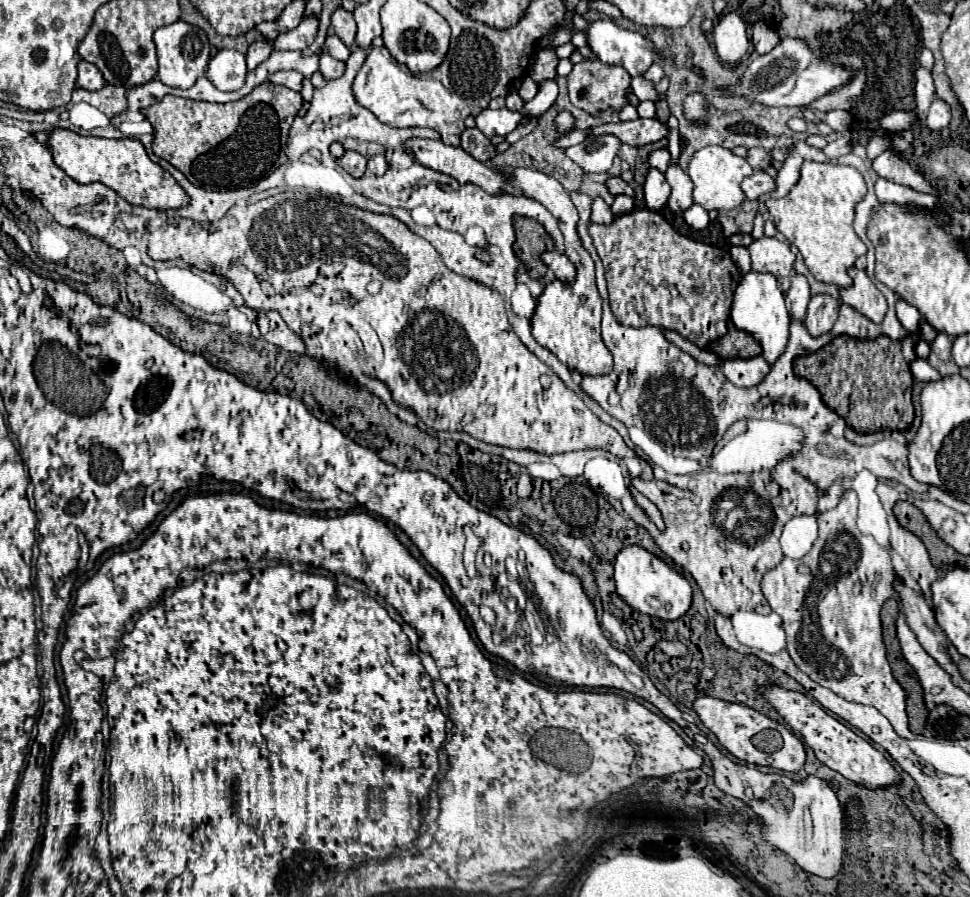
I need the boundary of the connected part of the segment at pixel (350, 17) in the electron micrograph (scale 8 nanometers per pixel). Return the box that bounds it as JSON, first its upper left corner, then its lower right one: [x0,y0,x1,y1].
[332,8,356,46]

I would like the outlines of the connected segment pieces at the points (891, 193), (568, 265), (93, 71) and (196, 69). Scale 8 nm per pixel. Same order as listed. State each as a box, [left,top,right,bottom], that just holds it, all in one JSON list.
[[876,178,936,208],[542,250,576,284],[76,60,106,90],[154,20,210,88]]

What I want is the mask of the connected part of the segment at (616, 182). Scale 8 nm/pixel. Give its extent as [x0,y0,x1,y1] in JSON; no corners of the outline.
[606,176,634,196]

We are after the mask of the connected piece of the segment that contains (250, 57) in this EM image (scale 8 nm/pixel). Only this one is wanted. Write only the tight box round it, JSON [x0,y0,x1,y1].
[246,38,272,70]

